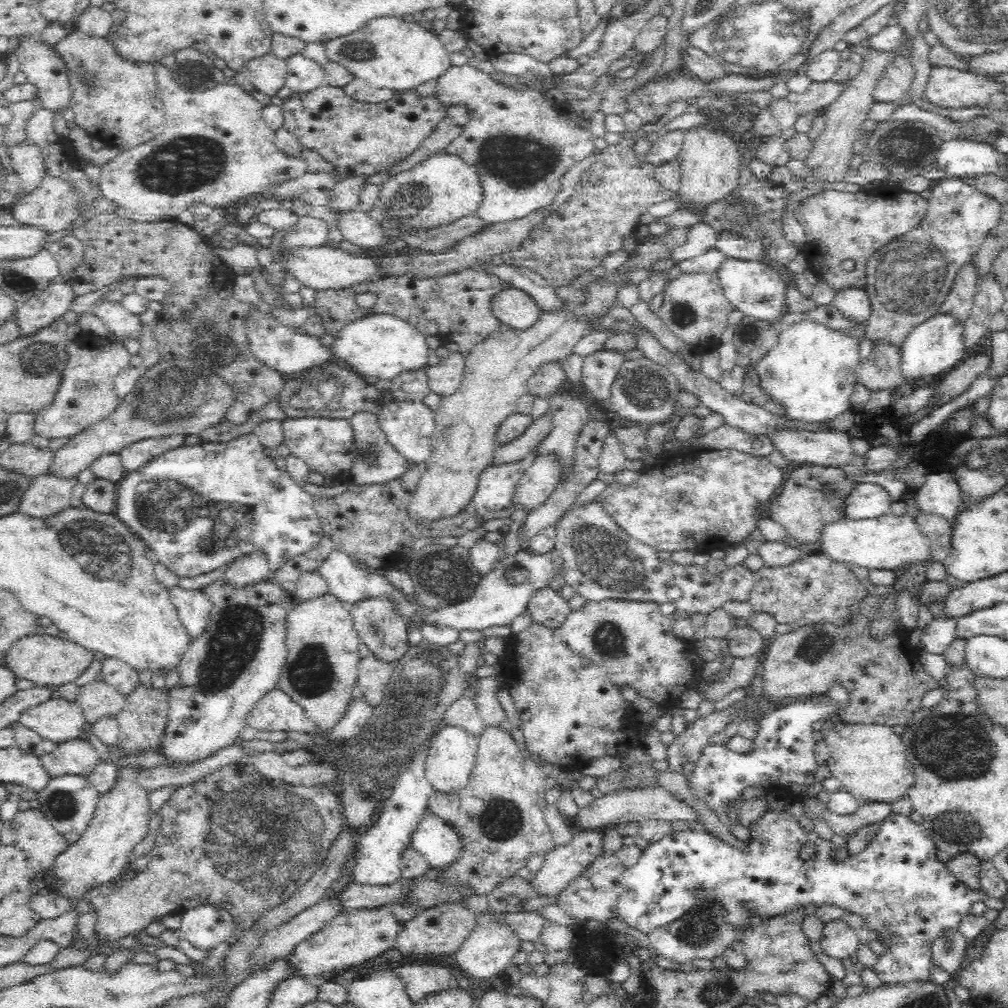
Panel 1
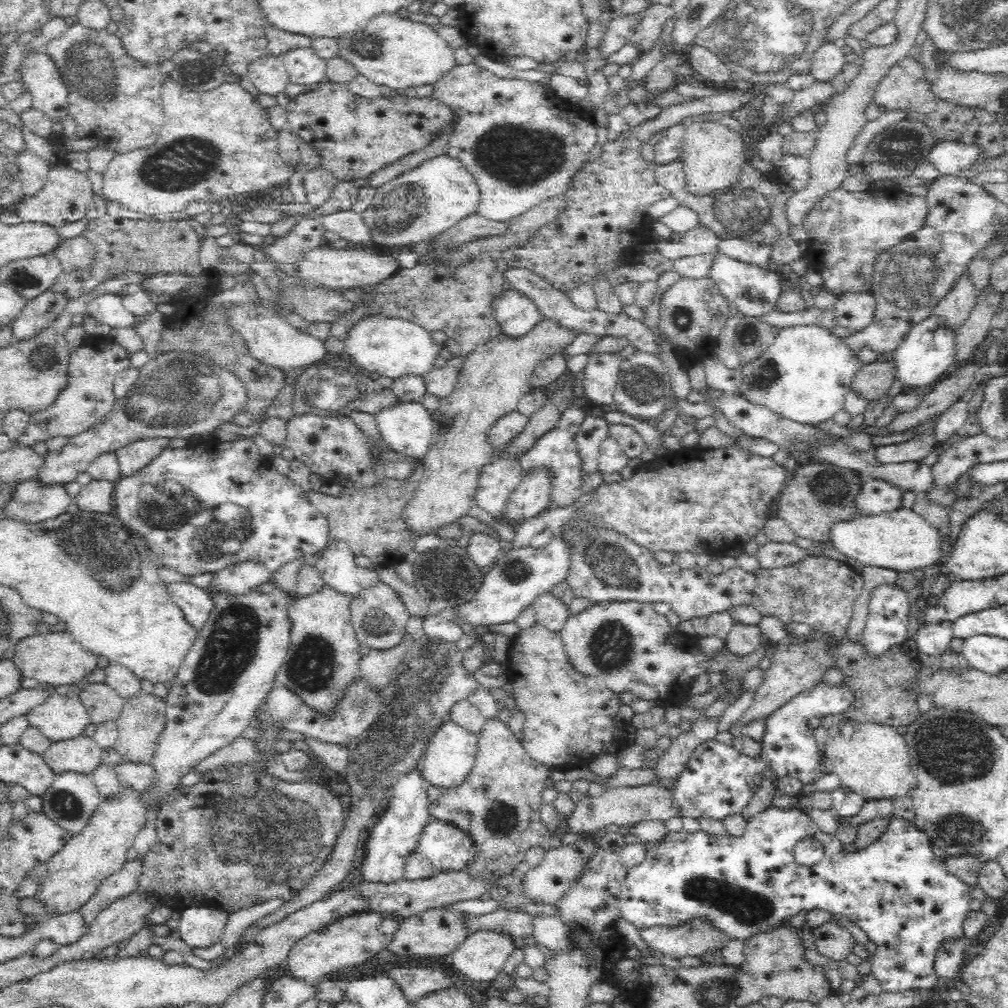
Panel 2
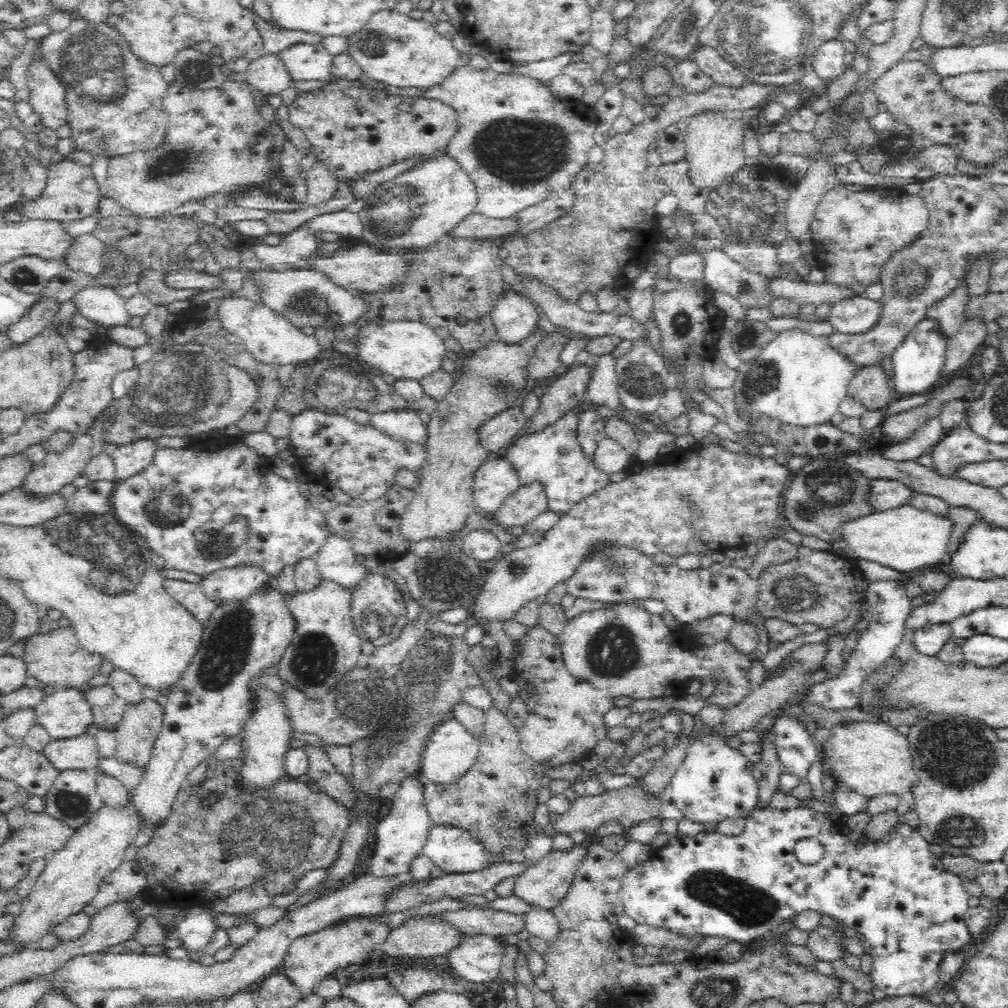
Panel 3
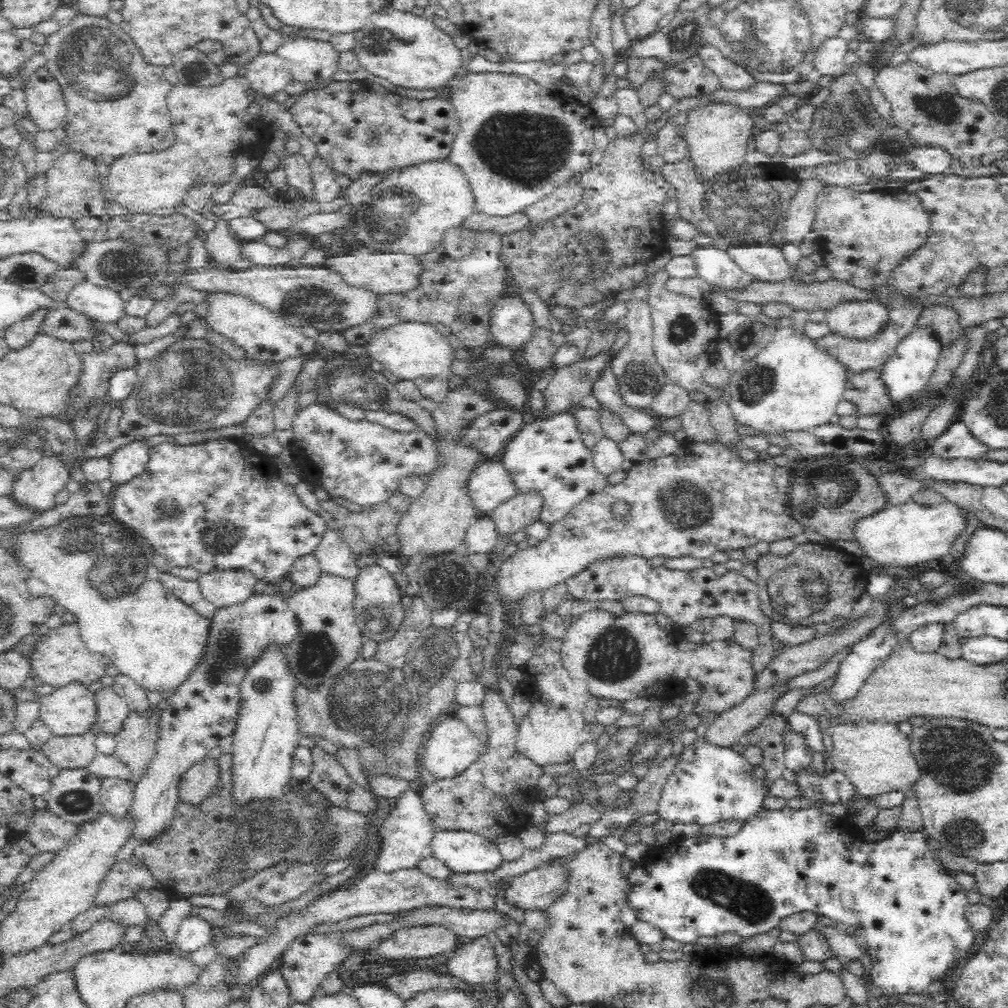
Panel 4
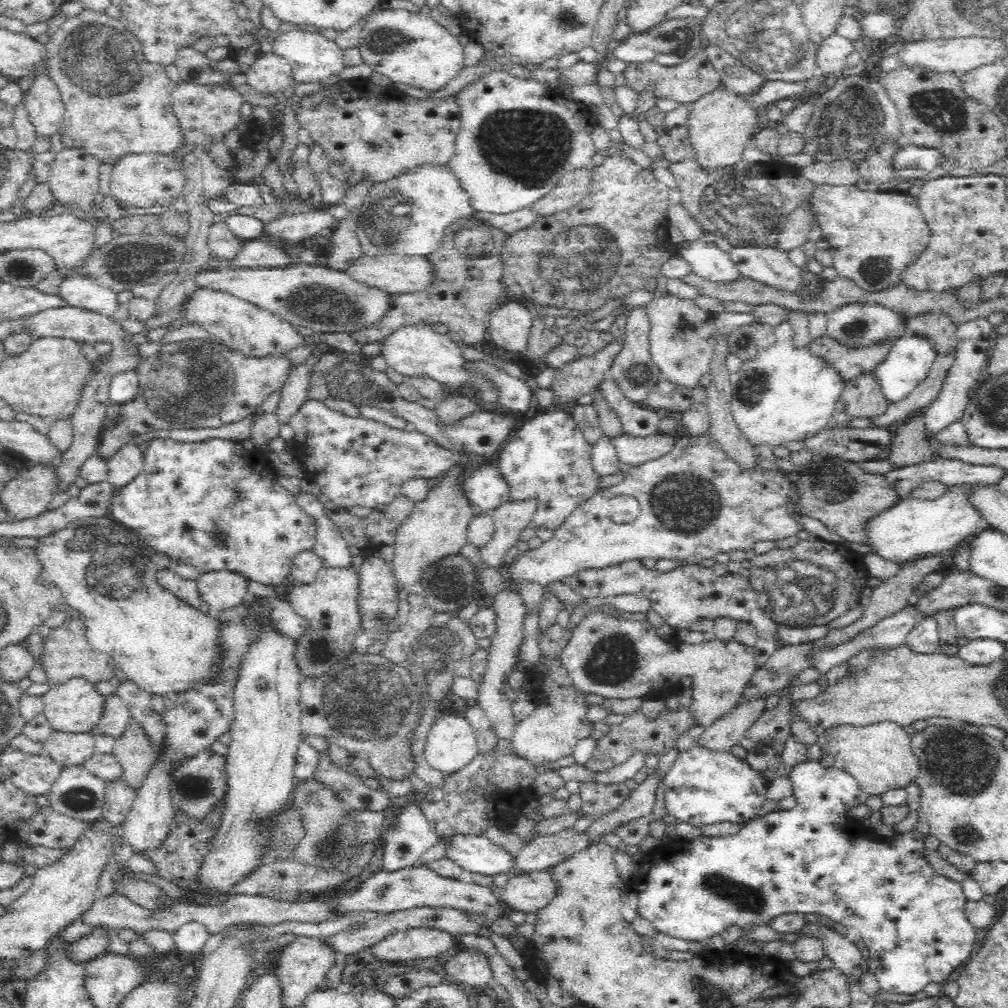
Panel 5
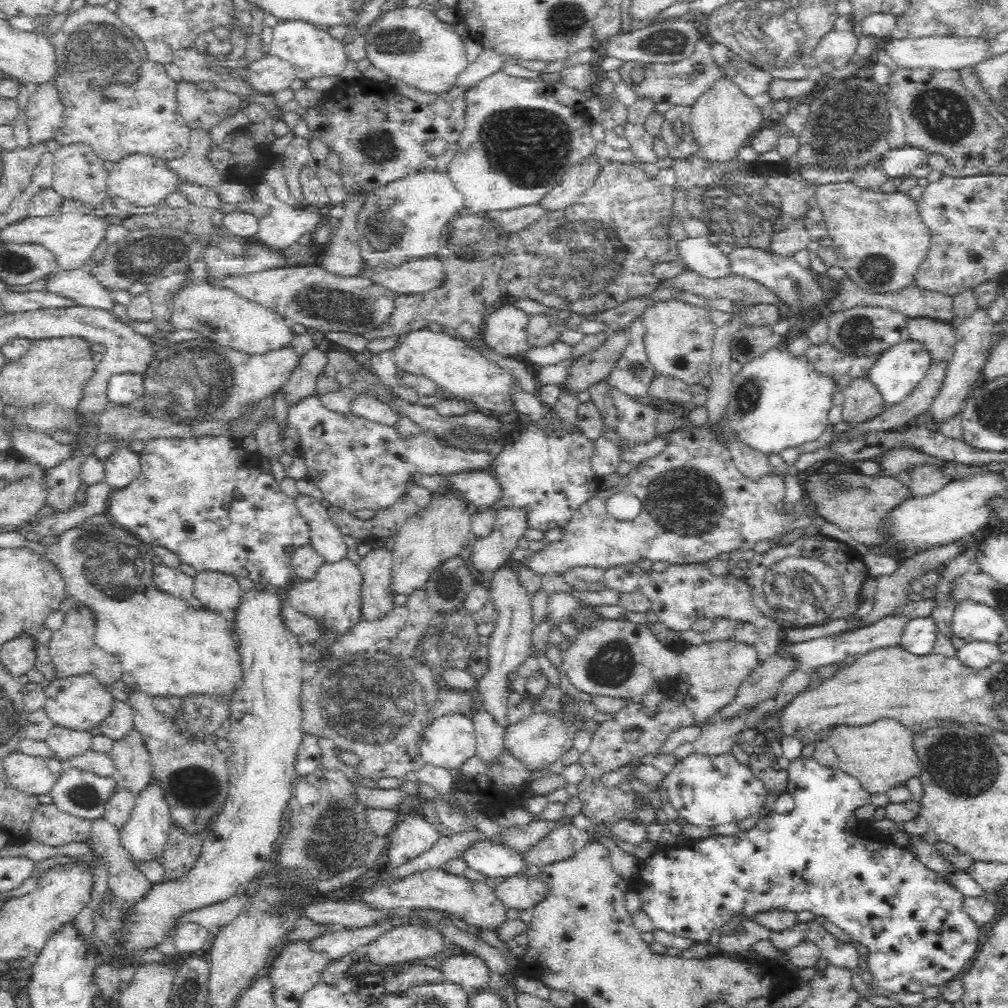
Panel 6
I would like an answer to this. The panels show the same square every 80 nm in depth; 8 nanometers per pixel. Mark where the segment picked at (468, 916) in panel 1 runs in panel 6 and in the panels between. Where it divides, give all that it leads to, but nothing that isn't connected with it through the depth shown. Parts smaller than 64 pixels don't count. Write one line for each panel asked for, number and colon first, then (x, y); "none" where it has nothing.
2: (437, 932)
3: (419, 937)
4: (422, 942)
5: (413, 943)
6: (403, 944)

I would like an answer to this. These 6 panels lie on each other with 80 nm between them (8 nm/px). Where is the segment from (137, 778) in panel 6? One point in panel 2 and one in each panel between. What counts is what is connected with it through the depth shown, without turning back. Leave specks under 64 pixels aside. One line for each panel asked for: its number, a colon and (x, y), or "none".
2: (143, 717)
3: (136, 733)
4: (135, 746)
5: (132, 751)

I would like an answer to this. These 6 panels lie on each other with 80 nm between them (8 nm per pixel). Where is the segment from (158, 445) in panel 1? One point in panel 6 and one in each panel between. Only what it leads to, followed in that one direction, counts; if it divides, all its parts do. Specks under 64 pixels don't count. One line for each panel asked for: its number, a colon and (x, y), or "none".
2: (136, 455)
3: (130, 459)
4: (130, 461)
5: (127, 463)
6: (122, 467)

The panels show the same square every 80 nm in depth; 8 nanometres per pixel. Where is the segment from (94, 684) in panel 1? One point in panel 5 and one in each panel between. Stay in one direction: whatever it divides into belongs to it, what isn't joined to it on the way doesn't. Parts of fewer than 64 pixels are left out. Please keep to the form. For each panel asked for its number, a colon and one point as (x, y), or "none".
2: (103, 703)
3: (108, 708)
4: (112, 711)
5: (115, 721)

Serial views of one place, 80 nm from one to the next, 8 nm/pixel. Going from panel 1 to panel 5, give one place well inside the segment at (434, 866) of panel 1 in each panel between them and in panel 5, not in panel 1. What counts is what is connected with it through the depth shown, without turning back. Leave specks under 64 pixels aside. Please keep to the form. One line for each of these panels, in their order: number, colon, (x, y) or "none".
2: (449, 849)
3: (454, 850)
4: (464, 852)
5: (477, 854)

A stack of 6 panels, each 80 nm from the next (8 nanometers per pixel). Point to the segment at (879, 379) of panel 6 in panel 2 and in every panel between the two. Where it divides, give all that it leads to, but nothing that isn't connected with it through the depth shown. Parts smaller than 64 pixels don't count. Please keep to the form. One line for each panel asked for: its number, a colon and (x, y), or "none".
2: (927, 352)
3: (916, 363)
4: (906, 372)
5: (909, 359)

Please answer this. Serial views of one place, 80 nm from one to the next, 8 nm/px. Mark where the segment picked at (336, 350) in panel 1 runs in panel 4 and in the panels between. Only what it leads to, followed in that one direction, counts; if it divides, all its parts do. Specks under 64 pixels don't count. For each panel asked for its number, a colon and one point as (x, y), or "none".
2: (393, 348)
3: (411, 350)
4: (411, 350)

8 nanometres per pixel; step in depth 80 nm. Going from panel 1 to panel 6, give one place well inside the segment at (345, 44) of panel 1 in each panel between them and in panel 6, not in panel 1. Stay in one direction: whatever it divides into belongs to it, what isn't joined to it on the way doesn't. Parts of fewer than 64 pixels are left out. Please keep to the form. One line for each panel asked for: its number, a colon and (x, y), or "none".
2: (397, 52)
3: (393, 48)
4: (409, 50)
5: (412, 48)
6: (411, 44)

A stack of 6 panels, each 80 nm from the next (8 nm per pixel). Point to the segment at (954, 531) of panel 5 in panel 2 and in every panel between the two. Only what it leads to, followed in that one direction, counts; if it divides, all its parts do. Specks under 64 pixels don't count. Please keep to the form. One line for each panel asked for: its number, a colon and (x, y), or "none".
2: (901, 539)
3: (905, 538)
4: (906, 534)

